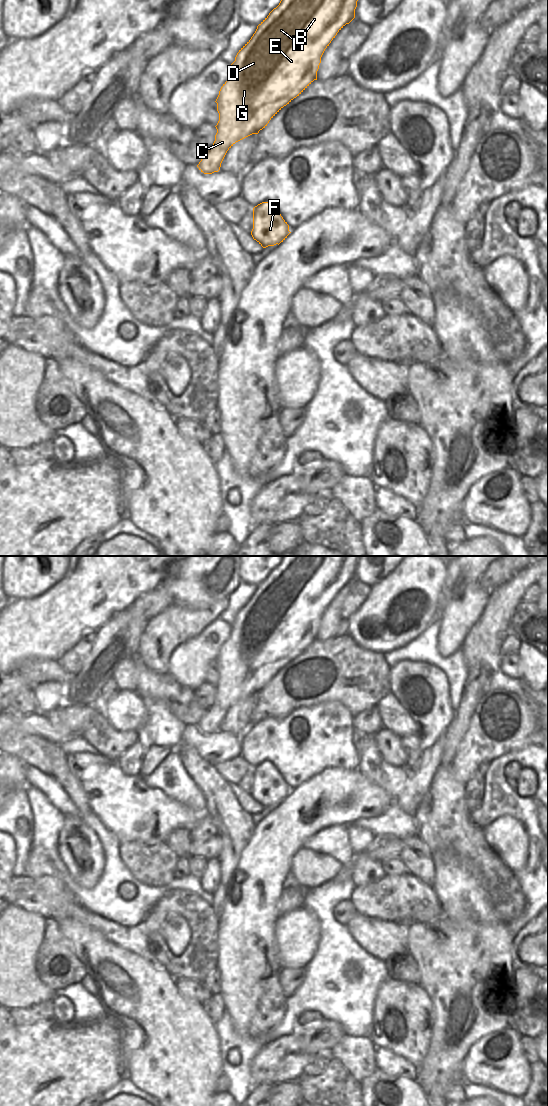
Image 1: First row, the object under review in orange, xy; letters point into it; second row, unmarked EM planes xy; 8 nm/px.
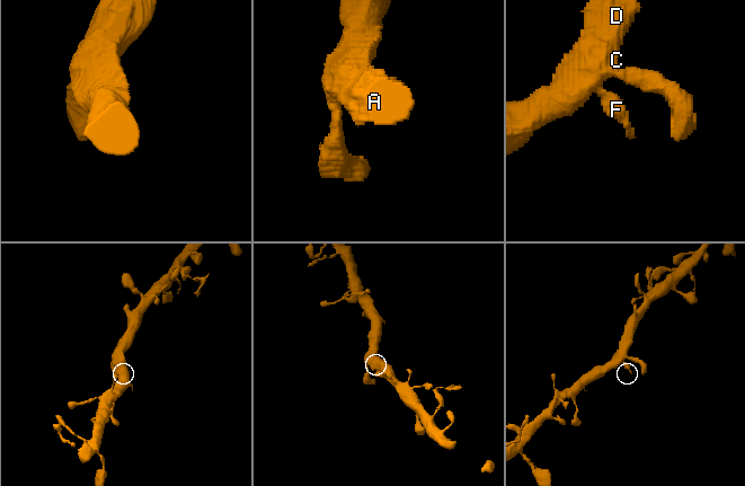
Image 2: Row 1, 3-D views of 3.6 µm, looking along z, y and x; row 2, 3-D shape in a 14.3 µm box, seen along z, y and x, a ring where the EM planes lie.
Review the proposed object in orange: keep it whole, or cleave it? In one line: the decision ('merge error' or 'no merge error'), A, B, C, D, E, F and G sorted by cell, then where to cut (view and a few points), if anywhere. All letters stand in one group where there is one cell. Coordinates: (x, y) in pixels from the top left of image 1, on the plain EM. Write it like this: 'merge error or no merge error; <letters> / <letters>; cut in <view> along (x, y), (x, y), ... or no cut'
no merge error; A B C D E F G; no cut

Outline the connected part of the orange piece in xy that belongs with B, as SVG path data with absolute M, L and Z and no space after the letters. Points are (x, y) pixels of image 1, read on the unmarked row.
M283 556L279 565L257 586L251 599L239 610L231 624L231 635L216 659L219 681L215 701L197 727L204 734L218 732L227 711L238 701L258 694L269 681L314 640L325 609L337 593L355 578L359 556Z

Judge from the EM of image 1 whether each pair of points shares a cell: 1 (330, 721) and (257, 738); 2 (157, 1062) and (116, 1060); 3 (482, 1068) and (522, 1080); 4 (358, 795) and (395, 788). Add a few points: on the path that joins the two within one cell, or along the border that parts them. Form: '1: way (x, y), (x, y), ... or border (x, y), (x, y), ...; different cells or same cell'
1: way (312, 738), (300, 747), (292, 743), (275, 740); same cell
2: border (139, 1046), (129, 1055), (128, 1079); different cells
3: way (492, 1069), (508, 1071), (512, 1075); same cell
4: border (364, 777), (381, 787), (394, 800); different cells

